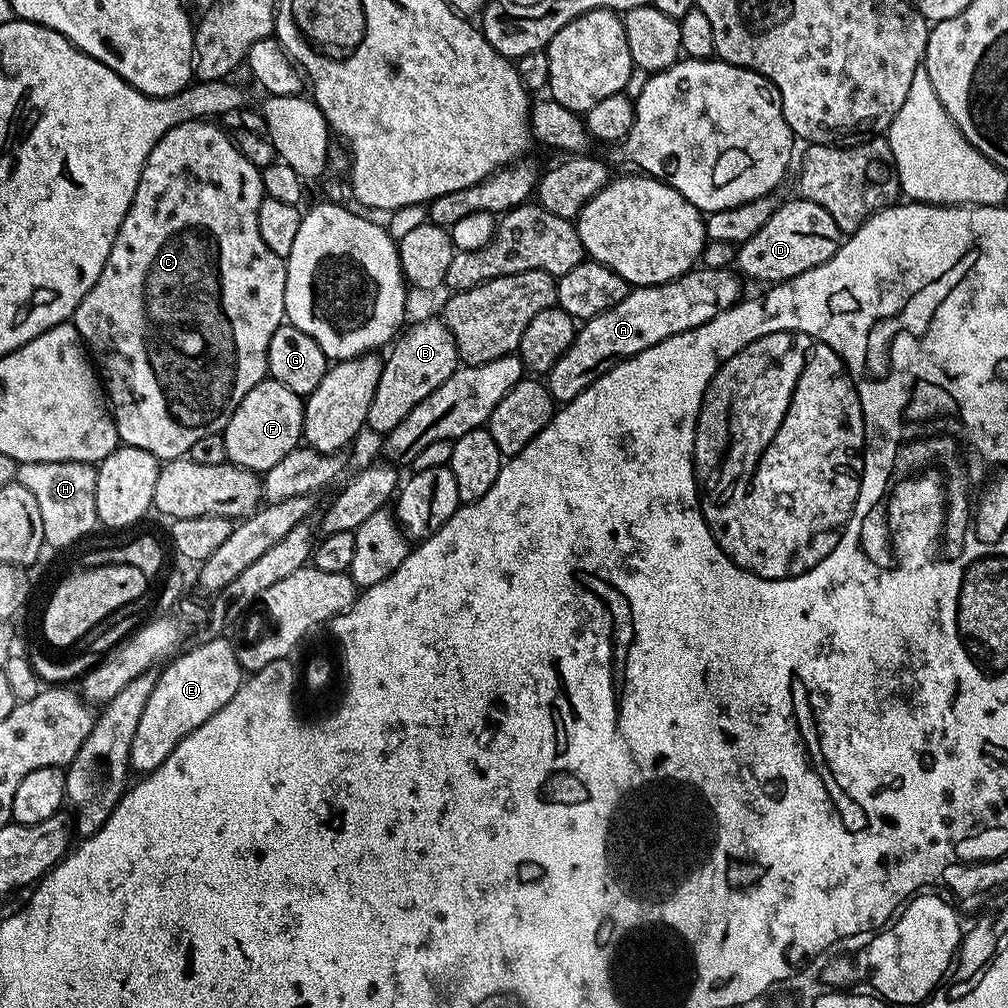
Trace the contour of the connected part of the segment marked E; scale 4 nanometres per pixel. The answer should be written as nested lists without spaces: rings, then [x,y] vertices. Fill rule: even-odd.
[[[228,638],[205,639],[205,644],[200,644],[189,652],[181,651],[175,659],[168,662],[173,664],[163,665],[164,673],[161,671],[157,675],[154,691],[146,702],[146,710],[142,710],[138,730],[134,730],[134,742],[128,755],[133,773],[147,774],[162,766],[162,762],[166,762],[174,746],[178,746],[178,742],[182,742],[186,734],[202,726],[206,718],[218,714],[218,710],[222,710],[222,706],[226,706],[226,702],[234,698],[242,683],[242,669],[238,648],[224,639]]]

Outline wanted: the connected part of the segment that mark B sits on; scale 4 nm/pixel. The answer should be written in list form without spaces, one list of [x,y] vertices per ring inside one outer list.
[[[443,319],[420,320],[406,332],[391,345],[392,353],[384,360],[382,378],[378,378],[378,390],[374,390],[374,402],[370,402],[367,427],[379,434],[394,430],[394,426],[398,426],[418,402],[442,386],[442,382],[453,376],[458,367],[456,343]]]

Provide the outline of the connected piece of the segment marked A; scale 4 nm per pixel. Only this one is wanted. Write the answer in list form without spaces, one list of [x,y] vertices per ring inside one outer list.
[[[697,266],[665,284],[633,287],[618,306],[610,306],[610,310],[599,312],[577,327],[570,346],[546,373],[548,393],[556,402],[573,400],[583,388],[591,386],[621,360],[628,360],[674,334],[710,322],[727,308],[740,303],[740,283],[741,277],[732,268]]]

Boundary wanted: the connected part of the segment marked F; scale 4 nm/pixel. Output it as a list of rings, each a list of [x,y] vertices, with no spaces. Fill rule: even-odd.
[[[265,378],[258,386],[254,386],[254,390],[250,390],[250,394],[246,394],[246,398],[242,398],[242,402],[234,410],[222,435],[226,442],[226,454],[231,463],[237,464],[240,468],[249,468],[257,474],[263,474],[269,472],[274,466],[278,466],[278,462],[282,462],[286,454],[290,454],[298,447],[302,440],[303,430],[304,400],[296,396],[294,390],[282,386],[282,382]]]

